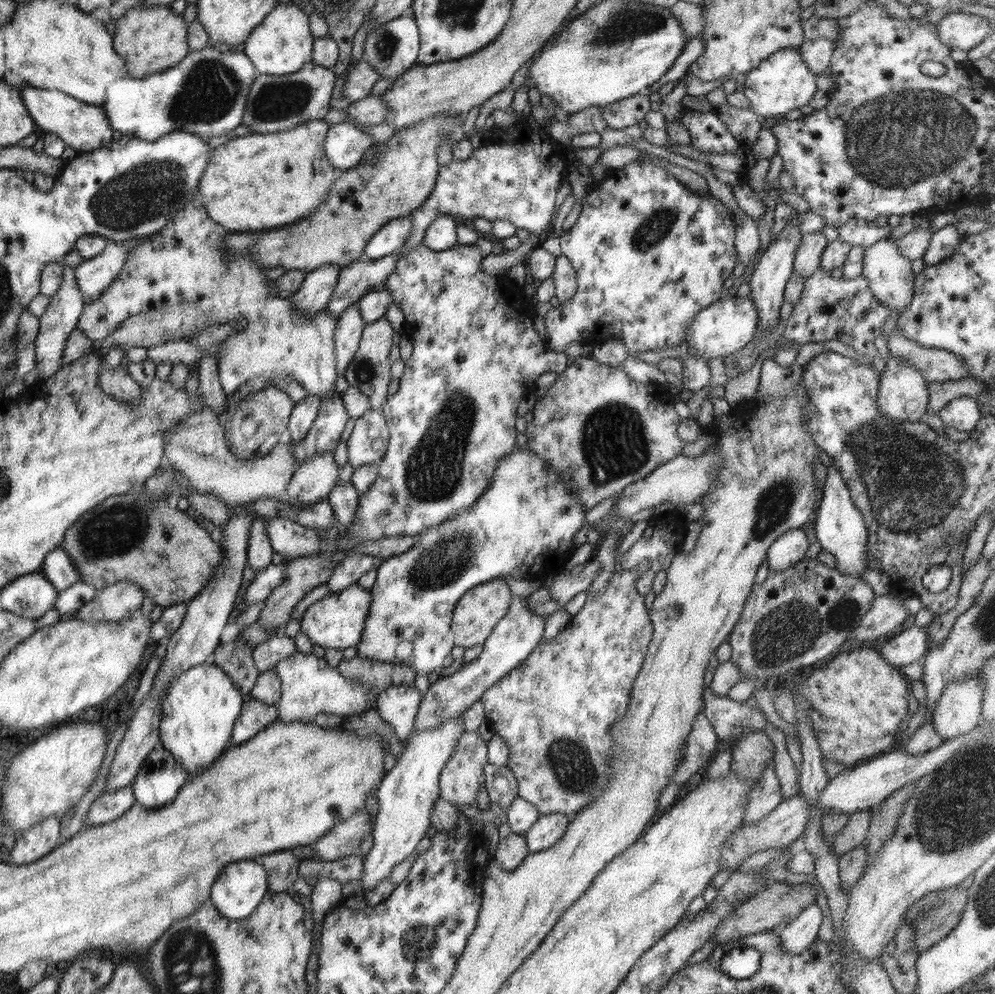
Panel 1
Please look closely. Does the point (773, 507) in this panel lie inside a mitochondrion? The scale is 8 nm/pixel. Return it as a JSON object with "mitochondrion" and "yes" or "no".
{"mitochondrion":"yes"}

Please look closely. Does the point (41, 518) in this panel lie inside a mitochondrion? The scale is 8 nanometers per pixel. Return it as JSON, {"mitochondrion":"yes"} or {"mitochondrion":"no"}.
{"mitochondrion":"no"}

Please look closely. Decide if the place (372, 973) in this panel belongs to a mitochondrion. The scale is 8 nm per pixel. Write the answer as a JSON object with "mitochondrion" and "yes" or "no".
{"mitochondrion":"no"}

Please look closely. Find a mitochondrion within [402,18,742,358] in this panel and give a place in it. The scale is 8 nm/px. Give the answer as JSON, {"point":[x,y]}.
{"point":[657,226]}

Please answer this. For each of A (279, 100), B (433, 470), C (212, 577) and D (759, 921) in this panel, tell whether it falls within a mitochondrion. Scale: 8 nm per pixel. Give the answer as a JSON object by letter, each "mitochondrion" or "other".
{"A":"mitochondrion","B":"mitochondrion","C":"other","D":"other"}

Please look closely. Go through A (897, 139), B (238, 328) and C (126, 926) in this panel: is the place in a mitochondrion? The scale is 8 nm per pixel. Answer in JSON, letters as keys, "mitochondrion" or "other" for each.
{"A":"mitochondrion","B":"other","C":"other"}

